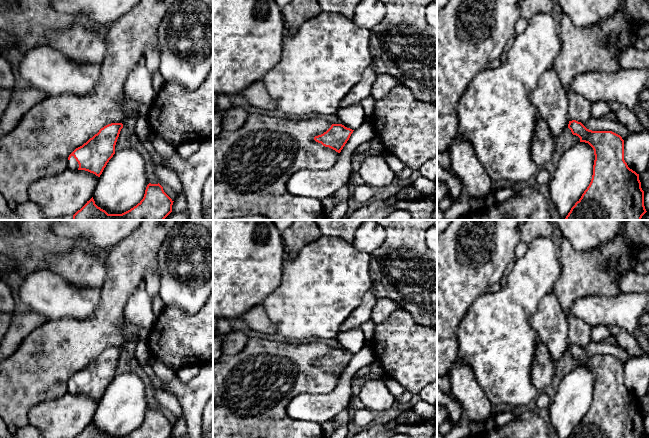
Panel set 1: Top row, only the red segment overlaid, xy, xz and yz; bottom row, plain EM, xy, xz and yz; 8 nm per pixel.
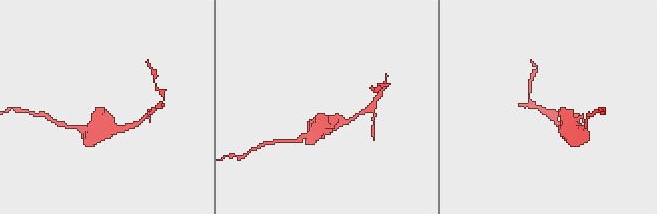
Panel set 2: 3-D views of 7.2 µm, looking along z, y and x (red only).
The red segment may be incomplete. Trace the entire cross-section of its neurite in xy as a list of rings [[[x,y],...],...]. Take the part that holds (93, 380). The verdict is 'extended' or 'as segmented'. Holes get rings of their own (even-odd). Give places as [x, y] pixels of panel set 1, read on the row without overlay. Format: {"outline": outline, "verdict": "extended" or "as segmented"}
{"outline": [[[111,347],[99,354],[68,381],[68,393],[85,394],[100,401],[115,378],[115,369],[123,352],[122,347]]], "verdict": "extended"}

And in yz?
{"outline": [[[576,344],[569,345],[568,352],[573,359],[580,362],[580,366],[588,367],[593,372],[595,379],[591,406],[568,438],[645,438],[647,435],[644,430],[644,415],[641,412],[639,398],[630,393],[624,384],[622,361],[612,355],[589,354]]], "verdict": "as segmented"}

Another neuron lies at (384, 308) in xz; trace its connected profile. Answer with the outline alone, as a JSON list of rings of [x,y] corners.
[[[378,298],[371,312],[371,320],[376,324],[386,321],[399,309],[399,305],[386,298]]]

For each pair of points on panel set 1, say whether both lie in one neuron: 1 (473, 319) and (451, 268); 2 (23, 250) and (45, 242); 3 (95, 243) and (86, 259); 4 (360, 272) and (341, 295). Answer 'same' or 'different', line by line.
1: different
2: same
3: different
4: same

